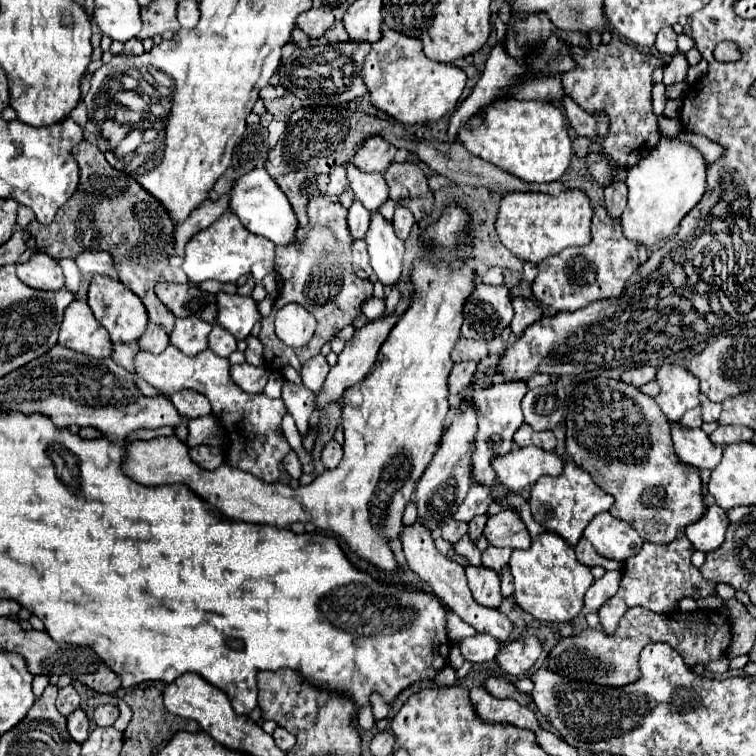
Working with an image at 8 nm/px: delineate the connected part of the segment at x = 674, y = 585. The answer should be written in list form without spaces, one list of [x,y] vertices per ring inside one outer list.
[[[677,536],[675,542],[671,544],[653,544],[653,542],[645,542],[641,552],[637,556],[631,556],[623,562],[623,578],[621,578],[621,586],[619,592],[607,600],[607,604],[603,604],[603,608],[599,608],[599,622],[603,632],[613,634],[617,630],[617,622],[619,618],[631,608],[631,606],[645,606],[653,612],[659,614],[669,614],[669,612],[677,612],[679,610],[679,602],[681,598],[707,598],[707,596],[715,596],[715,588],[717,584],[703,578],[703,574],[699,572],[699,568],[695,568],[691,564],[691,554],[693,554],[693,544],[687,540],[687,536]]]

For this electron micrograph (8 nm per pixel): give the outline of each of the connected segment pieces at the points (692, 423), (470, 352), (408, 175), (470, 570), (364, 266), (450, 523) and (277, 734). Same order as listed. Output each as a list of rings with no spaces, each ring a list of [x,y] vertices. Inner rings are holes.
[[[691,408],[687,414],[683,414],[681,424],[687,428],[699,428],[703,424],[701,420],[701,408]]]
[[[461,338],[453,352],[451,358],[453,362],[465,362],[465,360],[473,360],[473,362],[481,362],[487,356],[487,342],[485,340],[467,340]]]
[[[393,162],[385,172],[385,180],[391,188],[391,198],[409,208],[417,222],[431,214],[433,194],[419,166],[413,162]]]
[[[469,564],[465,574],[467,574],[469,588],[471,588],[475,600],[483,606],[499,608],[499,604],[503,600],[503,594],[499,590],[499,572],[495,572],[493,568]]]
[[[355,240],[353,242],[353,270],[361,278],[369,278],[373,274],[373,268],[369,264],[369,254],[367,254],[367,244],[365,240]]]
[[[455,518],[441,522],[441,536],[443,536],[445,540],[449,540],[451,544],[455,544],[465,532],[467,532],[467,524],[465,524],[465,522],[459,522],[459,520],[455,520]]]
[[[281,726],[275,728],[275,732],[273,732],[273,740],[275,740],[275,744],[277,744],[281,750],[285,750],[285,752],[295,744],[295,736],[293,736],[291,732],[287,732],[285,728],[281,728]]]

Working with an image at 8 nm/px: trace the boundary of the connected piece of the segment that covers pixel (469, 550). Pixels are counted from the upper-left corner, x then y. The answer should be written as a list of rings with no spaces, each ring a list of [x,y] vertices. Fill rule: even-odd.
[[[465,534],[465,538],[461,540],[461,542],[457,542],[455,546],[455,554],[463,554],[471,564],[481,564],[481,550],[471,542],[471,538],[469,538],[469,534]]]

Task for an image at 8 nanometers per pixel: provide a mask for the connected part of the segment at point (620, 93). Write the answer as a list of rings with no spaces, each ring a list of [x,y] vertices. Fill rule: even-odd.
[[[619,38],[591,48],[575,46],[573,58],[581,66],[563,76],[563,88],[567,96],[571,96],[583,110],[605,110],[611,118],[609,136],[605,140],[597,140],[601,142],[603,154],[609,158],[609,162],[623,168],[637,164],[655,148],[661,136],[657,128],[657,116],[651,108],[651,72],[661,66],[661,60],[639,52],[633,44],[621,42]]]

